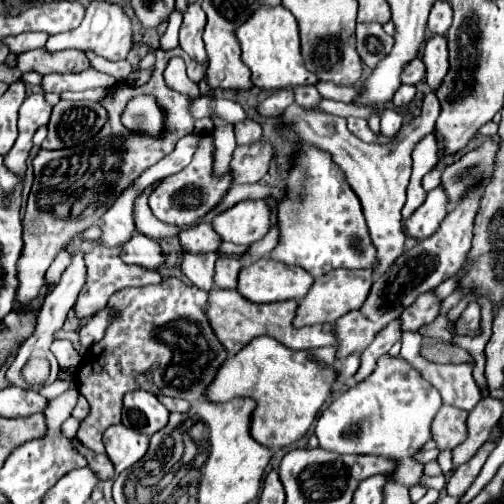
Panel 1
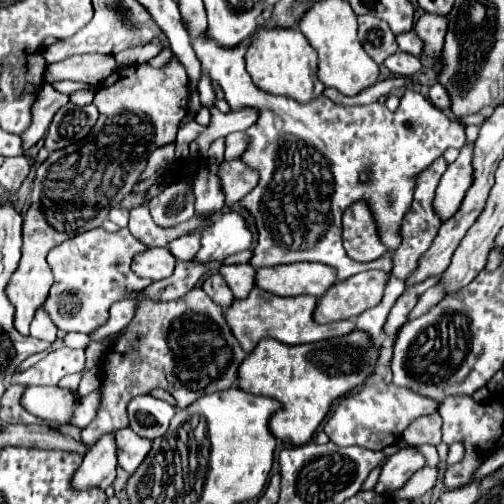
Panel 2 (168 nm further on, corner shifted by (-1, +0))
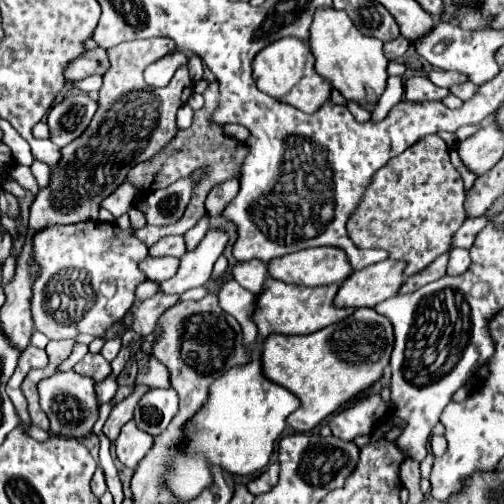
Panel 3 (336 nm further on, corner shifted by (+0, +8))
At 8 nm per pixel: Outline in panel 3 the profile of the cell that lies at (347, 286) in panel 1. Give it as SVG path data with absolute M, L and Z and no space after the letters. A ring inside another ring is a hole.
M383 260L383 262L377 262L369 268L361 268L357 272L353 272L341 286L339 286L339 292L335 296L335 308L373 308L377 306L379 302L395 296L403 284L403 268L405 268L405 262L401 260Z

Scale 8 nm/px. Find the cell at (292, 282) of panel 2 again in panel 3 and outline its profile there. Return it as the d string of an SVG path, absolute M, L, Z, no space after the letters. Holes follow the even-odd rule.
M325 246L281 256L271 260L267 268L271 278L301 286L341 284L351 274L345 252Z

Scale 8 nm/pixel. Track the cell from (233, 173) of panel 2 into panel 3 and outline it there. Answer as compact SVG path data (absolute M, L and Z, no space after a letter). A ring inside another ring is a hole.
M233 176L217 186L213 186L213 190L207 196L205 208L209 212L209 216L217 216L225 210L225 206L235 198L235 194L239 192L239 176Z

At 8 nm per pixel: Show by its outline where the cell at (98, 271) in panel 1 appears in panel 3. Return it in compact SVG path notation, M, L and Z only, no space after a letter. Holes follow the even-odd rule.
M79 222L67 226L53 226L45 228L33 238L35 246L35 260L41 266L41 276L33 284L33 322L39 332L43 332L49 340L63 340L75 338L77 334L91 334L103 336L105 330L123 320L127 310L135 300L135 288L147 280L147 276L137 268L139 260L149 254L149 248L135 236L135 228L119 228L117 224L107 222Z

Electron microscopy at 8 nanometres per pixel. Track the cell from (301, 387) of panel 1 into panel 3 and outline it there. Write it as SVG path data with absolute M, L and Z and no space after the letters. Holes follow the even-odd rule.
M357 308L349 318L337 324L331 324L325 330L319 330L315 334L307 334L307 336L271 334L263 342L261 366L263 366L263 374L267 376L267 380L287 388L301 400L301 406L287 416L287 424L295 432L309 432L317 424L321 424L331 412L335 412L341 404L349 402L353 396L367 390L375 380L379 380L385 364L389 362L391 350L393 350L393 328L389 320L377 314L373 308Z

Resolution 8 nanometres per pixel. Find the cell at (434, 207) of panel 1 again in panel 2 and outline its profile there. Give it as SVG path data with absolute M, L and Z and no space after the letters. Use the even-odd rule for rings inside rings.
M466 144L460 150L460 156L448 166L448 170L444 172L438 184L438 196L434 198L434 208L442 212L442 222L448 220L460 208L466 190L472 186L472 172L474 172L472 154L474 154L474 146Z

